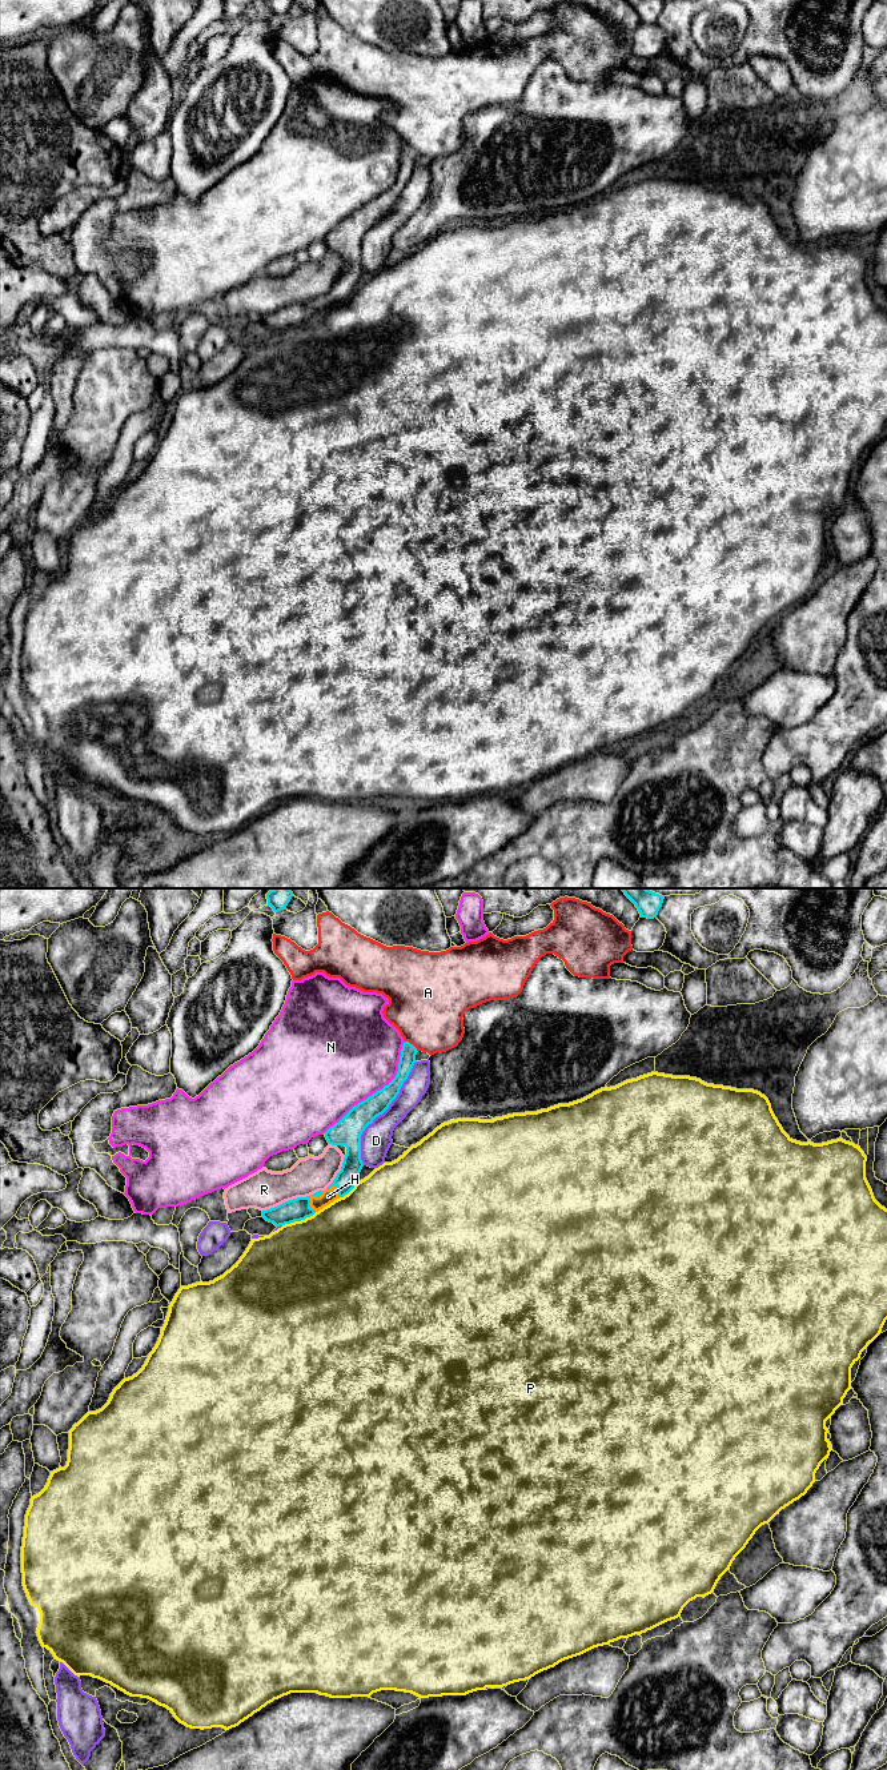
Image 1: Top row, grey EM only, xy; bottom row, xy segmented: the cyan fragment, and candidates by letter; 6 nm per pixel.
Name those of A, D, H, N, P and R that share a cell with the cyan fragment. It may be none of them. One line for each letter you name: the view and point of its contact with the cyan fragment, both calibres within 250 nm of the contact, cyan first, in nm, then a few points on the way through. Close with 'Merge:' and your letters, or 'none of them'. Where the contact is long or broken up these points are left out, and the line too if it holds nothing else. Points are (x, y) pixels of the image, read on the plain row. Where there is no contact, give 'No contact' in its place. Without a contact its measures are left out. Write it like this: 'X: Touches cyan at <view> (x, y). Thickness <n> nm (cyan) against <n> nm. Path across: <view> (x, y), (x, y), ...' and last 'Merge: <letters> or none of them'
H: Touches cyan at xy (309, 302). Thickness 140 nm (cyan) against 90 nm
Merge: H

